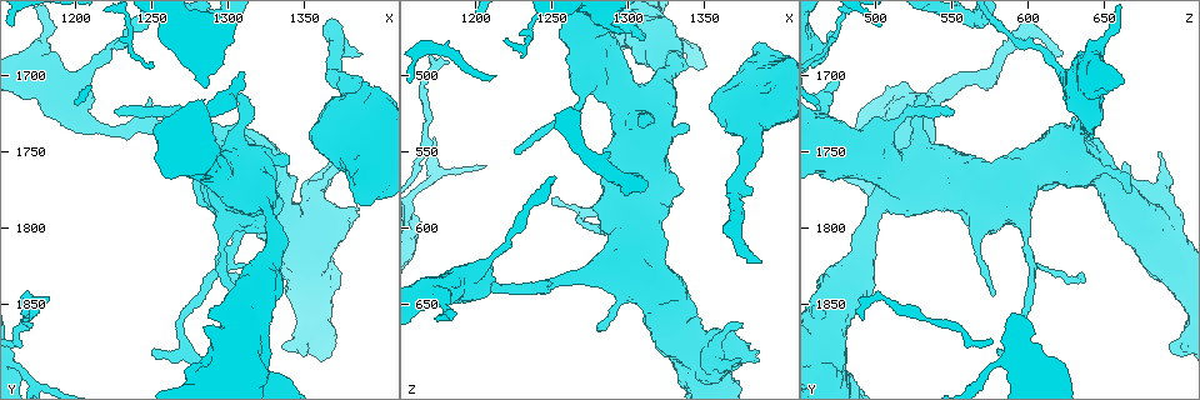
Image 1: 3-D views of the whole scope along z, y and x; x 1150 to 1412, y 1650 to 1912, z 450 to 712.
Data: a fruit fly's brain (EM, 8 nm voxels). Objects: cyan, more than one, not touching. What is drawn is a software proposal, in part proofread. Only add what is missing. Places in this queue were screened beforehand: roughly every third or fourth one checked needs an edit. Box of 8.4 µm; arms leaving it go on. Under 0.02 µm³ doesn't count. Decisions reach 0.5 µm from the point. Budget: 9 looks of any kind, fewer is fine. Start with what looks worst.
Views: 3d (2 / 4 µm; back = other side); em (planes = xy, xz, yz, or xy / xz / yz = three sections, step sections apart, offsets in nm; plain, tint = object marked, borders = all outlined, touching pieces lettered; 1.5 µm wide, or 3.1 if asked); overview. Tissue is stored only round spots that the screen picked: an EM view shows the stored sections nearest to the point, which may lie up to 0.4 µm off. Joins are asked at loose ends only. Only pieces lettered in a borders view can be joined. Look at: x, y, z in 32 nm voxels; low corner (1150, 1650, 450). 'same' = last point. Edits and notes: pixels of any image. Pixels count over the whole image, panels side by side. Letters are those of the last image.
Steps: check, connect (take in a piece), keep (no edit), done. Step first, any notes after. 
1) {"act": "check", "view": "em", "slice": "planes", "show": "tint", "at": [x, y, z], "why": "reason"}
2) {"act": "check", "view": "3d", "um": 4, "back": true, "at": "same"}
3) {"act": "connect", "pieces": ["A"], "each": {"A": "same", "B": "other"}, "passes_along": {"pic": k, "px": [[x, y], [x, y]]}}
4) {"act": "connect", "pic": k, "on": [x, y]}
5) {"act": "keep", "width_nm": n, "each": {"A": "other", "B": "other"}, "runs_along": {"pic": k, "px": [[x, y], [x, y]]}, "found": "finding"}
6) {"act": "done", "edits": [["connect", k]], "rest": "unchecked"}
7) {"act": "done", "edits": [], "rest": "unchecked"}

{"act": "check", "view": "3d", "um": 2, "at": [1250, 1718, 636], "why": "branch stops here"}

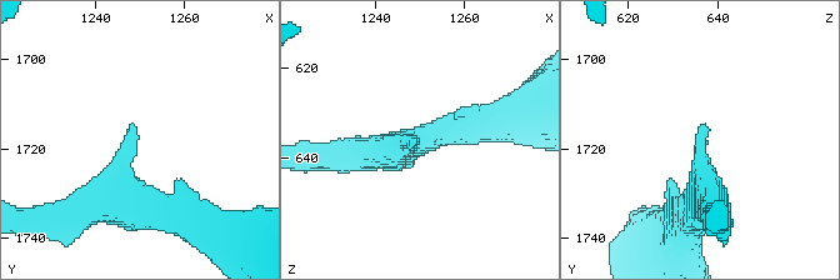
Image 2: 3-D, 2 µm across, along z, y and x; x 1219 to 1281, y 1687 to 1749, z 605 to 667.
{"act": "check", "view": "em", "slice": "planes", "show": "borders", "at": [1250, 1716, 635]}

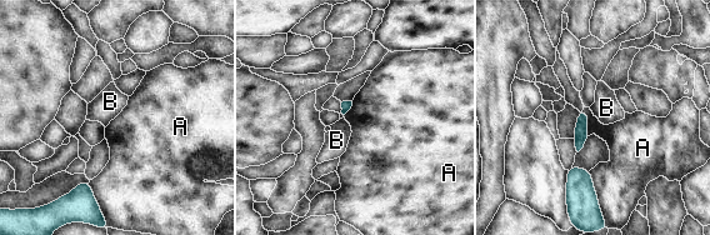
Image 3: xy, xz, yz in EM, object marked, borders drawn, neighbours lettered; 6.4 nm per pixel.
{"act": "keep", "each": {"A": "other", "B": "other"}, "border": {"pic": 3, "px": [[589, 170], [599, 205]]}, "found": "no lettered piece goes on from it"}

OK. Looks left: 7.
{"act": "check", "view": "3d", "um": 2, "at": [1296, 1670, 468], "why": "branch stops here"}

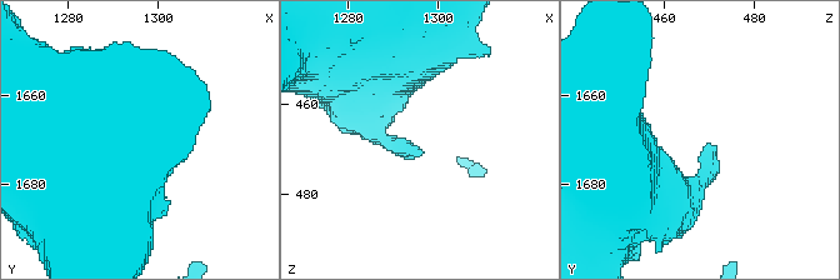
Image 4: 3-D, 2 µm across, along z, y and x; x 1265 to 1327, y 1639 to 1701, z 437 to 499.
{"act": "check", "view": "em", "slice": "planes", "show": "borders", "at": [1294, 1671, 470], "why": "need the tissue"}

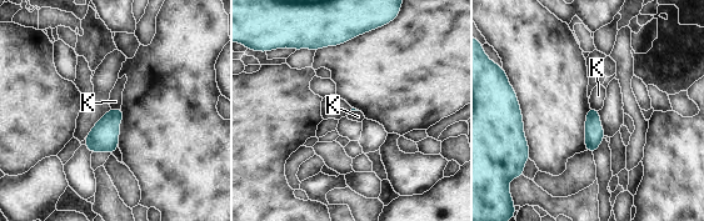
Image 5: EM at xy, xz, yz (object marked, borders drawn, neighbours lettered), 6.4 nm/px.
{"act": "keep", "each": {"K": "other"}, "border": {"pic": 5, "px": [[111, 108], [120, 109]]}, "found": "none of them fits"}

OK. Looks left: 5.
{"act": "check", "view": "em", "slice": "xz", "step": 8, "show": "borders", "at": [1382, 1766, 482], "why": "an open end"}

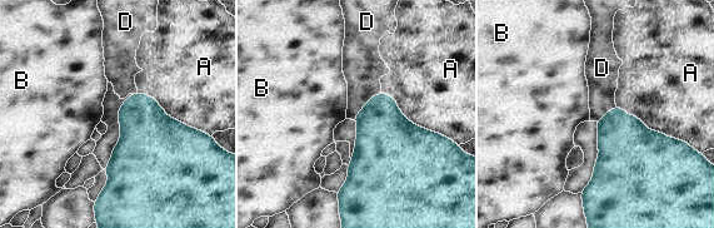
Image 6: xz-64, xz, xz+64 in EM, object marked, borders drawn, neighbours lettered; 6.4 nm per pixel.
{"act": "check", "view": "em", "slice": "planes", "show": "borders", "at": "same", "why": "another direction"}

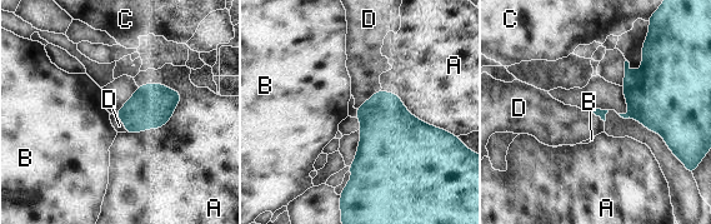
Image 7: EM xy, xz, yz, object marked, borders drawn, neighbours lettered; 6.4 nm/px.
{"act": "connect", "pieces": ["D"], "each": {"A": "other", "B": "other", "C": "other", "D": "same"}, "passes_along": {"pic": 7, "px": [[389, 132], [367, 99], [365, 63]]}, "found": "the cell continues"}

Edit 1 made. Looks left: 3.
{"act": "check", "view": "overview"}

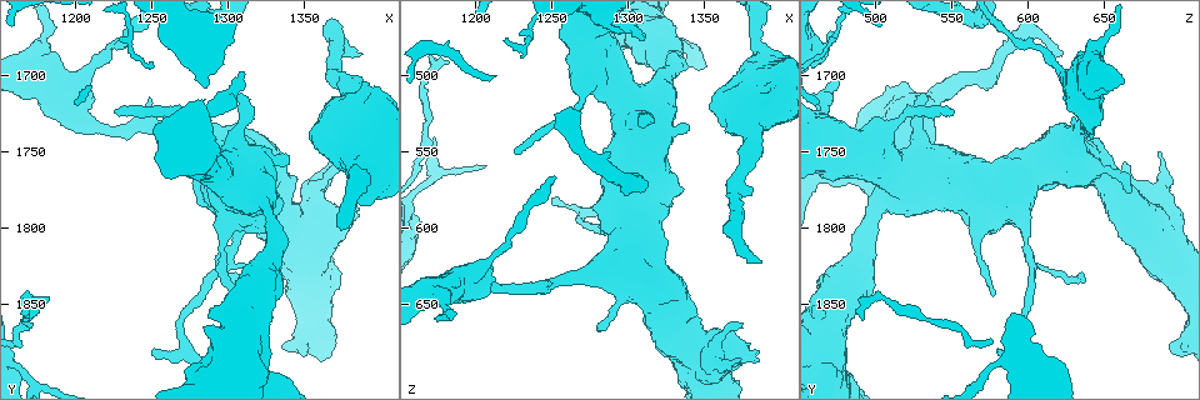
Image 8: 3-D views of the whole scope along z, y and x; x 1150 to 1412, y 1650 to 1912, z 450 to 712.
{"act": "check", "view": "em", "slice": "planes", "show": "tint", "at": [1282, 1776, 666], "why": "branch stops here"}

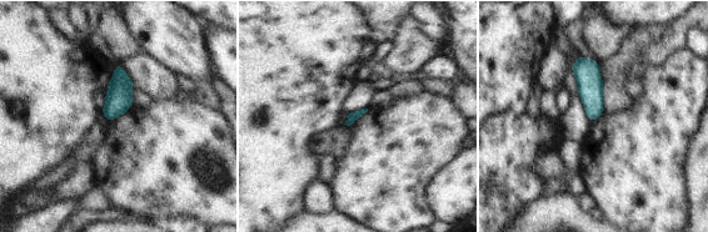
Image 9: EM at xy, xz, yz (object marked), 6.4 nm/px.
{"act": "check", "view": "em", "slice": "planes", "show": "borders", "at": "same"}

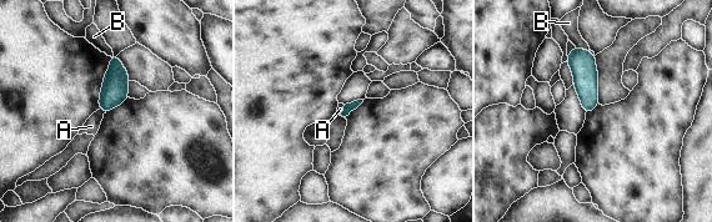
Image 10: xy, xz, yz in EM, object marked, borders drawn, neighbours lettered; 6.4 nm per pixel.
{"act": "keep", "each": {"A": "other", "B": "other"}, "border": {"pic": 10, "px": [[99, 109], [105, 112]]}, "found": "none of them fits"}

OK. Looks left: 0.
{"act": "done", "edits": [["connect", 7]], "rest": "unchecked"}

